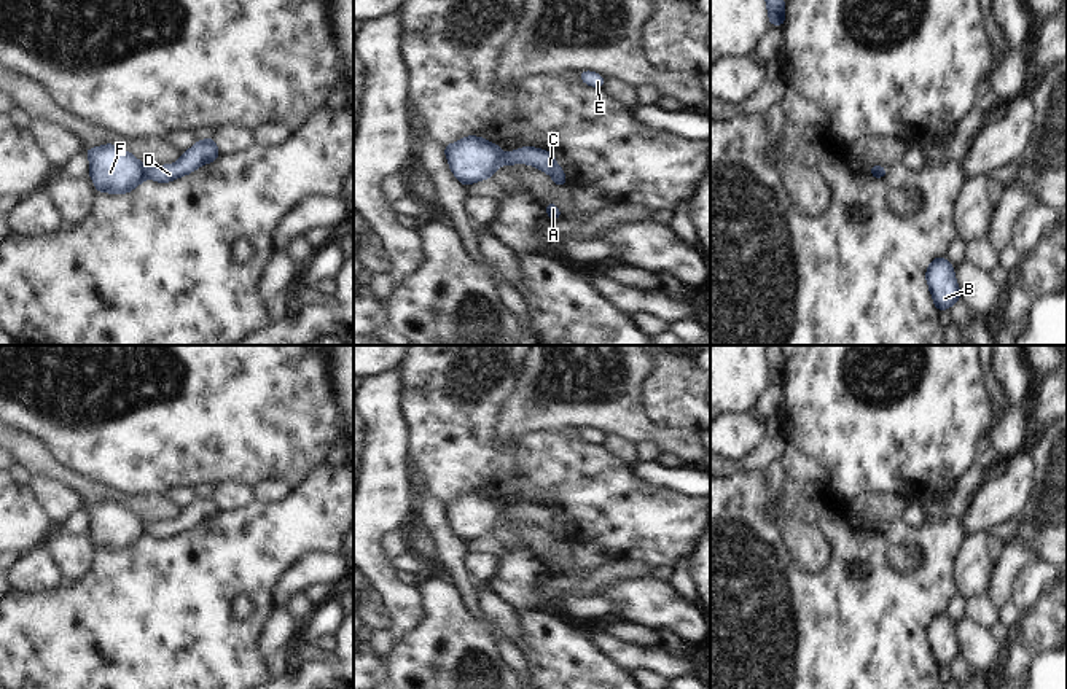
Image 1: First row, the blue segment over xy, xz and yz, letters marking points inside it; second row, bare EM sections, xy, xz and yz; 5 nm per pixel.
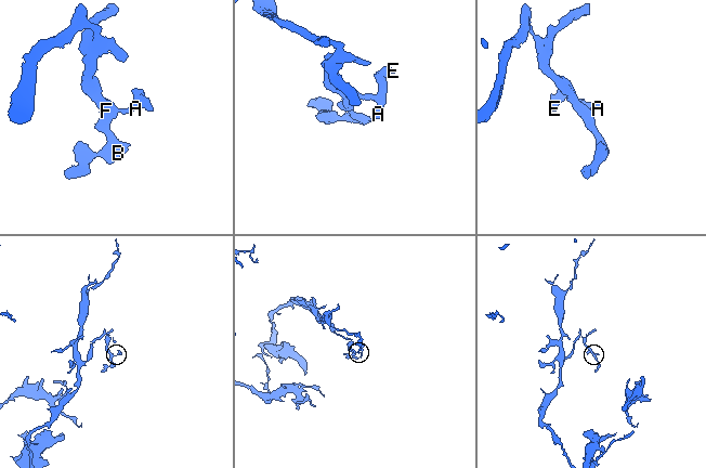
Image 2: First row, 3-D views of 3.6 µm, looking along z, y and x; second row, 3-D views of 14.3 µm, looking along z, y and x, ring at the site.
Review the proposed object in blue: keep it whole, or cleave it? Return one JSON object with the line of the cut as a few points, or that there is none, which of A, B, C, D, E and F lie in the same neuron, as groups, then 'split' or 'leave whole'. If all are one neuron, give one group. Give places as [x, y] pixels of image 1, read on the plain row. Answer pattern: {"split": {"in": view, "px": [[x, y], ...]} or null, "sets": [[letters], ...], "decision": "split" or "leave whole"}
{"split": {"in": "xy", "px": [[145, 522], [144, 533]]}, "sets": [["A", "C", "D", "E"], ["B", "F"]], "decision": "split"}

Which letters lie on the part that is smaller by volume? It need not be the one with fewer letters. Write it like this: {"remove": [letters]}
{"remove": ["A", "C", "D", "E"]}

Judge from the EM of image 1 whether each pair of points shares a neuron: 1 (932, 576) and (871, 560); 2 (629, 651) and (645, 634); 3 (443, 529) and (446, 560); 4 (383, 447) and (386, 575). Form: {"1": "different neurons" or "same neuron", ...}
{"1": "same neuron", "2": "different neurons", "3": "same neuron", "4": "same neuron"}

